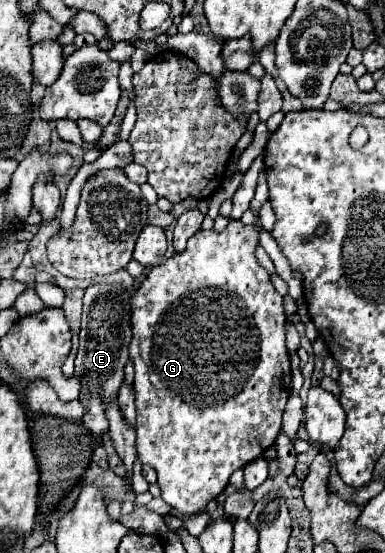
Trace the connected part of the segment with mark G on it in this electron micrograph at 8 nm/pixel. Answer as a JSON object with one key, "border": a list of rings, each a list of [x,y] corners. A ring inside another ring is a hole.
{"border":[[[229,220],[227,228],[221,232],[215,230],[201,230],[195,236],[189,238],[183,252],[175,252],[169,256],[163,264],[153,266],[145,280],[139,284],[139,288],[133,290],[129,298],[131,306],[131,344],[129,344],[129,358],[135,366],[135,406],[137,406],[137,458],[143,464],[149,464],[155,468],[159,476],[161,496],[163,500],[175,508],[181,516],[195,516],[205,510],[205,506],[215,500],[227,486],[229,476],[237,468],[245,468],[255,458],[263,456],[267,448],[273,446],[279,430],[281,430],[281,414],[285,410],[287,398],[289,398],[289,384],[291,384],[291,364],[289,364],[289,352],[285,346],[285,314],[283,314],[283,296],[273,288],[269,280],[269,272],[259,266],[253,250],[259,242],[259,236],[253,228],[243,226],[239,220]]]}

